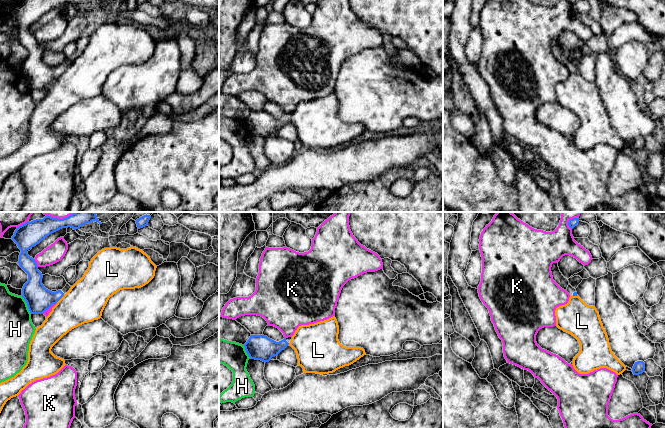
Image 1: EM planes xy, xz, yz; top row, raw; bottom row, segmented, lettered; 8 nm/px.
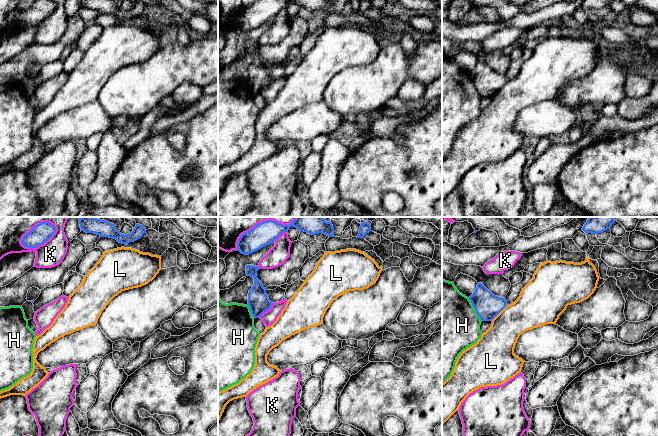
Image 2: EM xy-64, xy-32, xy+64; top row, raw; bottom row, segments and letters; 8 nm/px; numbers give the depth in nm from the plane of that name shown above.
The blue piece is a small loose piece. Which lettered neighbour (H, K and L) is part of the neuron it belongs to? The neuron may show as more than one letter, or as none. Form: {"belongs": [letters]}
{"belongs": []}

